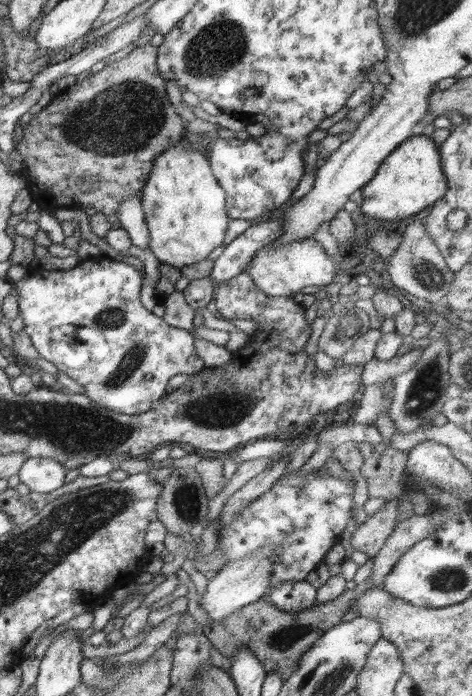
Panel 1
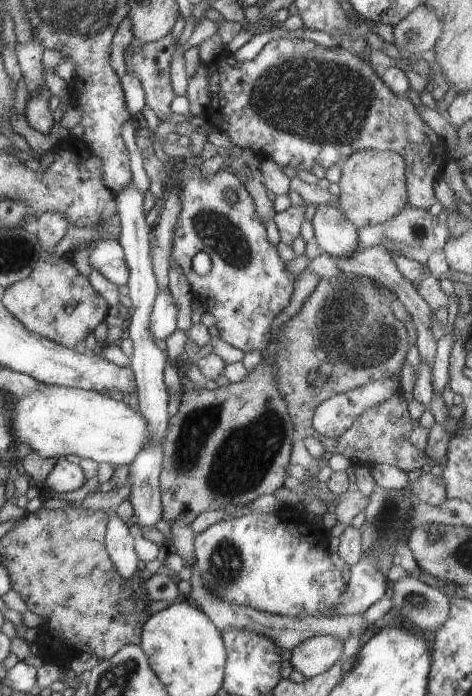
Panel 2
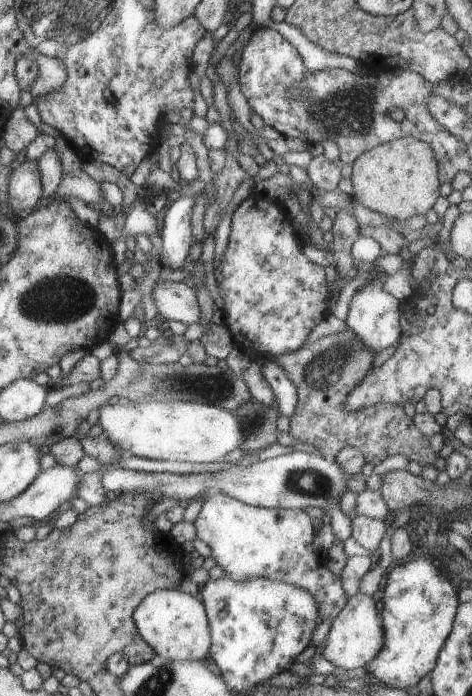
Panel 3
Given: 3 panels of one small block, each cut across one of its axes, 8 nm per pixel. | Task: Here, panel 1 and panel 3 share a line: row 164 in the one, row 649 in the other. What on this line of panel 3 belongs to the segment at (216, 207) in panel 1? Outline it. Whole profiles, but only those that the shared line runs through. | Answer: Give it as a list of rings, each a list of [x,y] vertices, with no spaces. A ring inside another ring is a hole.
[[[169,587],[148,594],[133,615],[140,637],[167,660],[207,659],[212,645],[204,602],[179,588]]]

